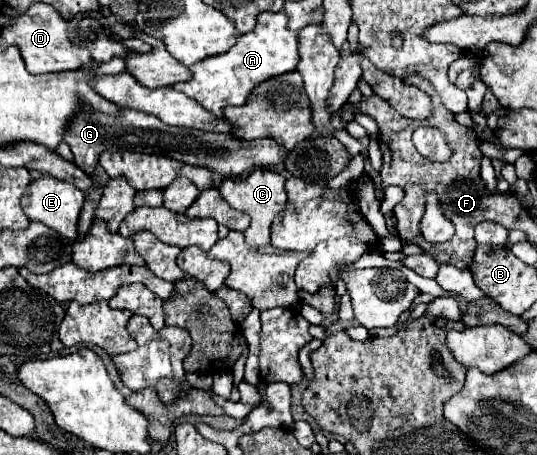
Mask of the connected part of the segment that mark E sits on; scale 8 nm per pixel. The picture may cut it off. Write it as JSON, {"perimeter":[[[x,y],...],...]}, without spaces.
{"perimeter":[[[47,175],[33,179],[21,197],[21,207],[23,207],[23,213],[31,221],[45,223],[47,227],[51,227],[59,235],[67,237],[69,241],[77,239],[77,219],[79,219],[79,211],[83,207],[83,191],[75,189],[73,185],[63,183],[55,177],[47,177]]]}

